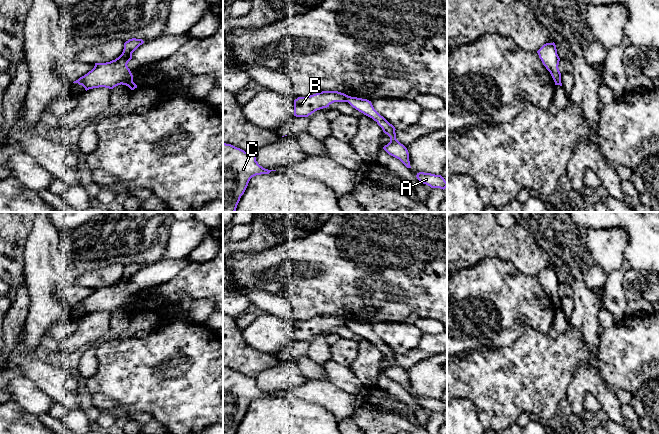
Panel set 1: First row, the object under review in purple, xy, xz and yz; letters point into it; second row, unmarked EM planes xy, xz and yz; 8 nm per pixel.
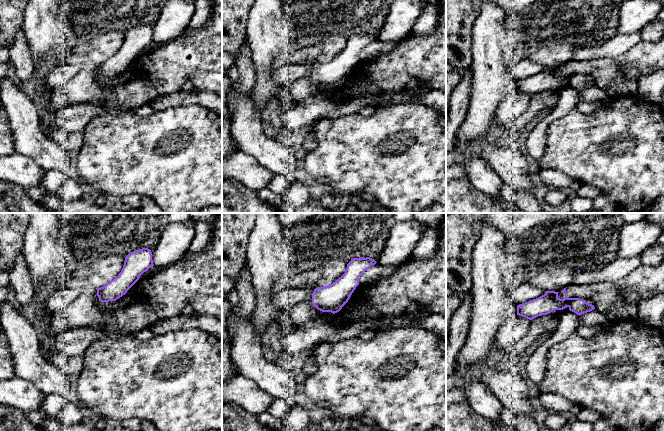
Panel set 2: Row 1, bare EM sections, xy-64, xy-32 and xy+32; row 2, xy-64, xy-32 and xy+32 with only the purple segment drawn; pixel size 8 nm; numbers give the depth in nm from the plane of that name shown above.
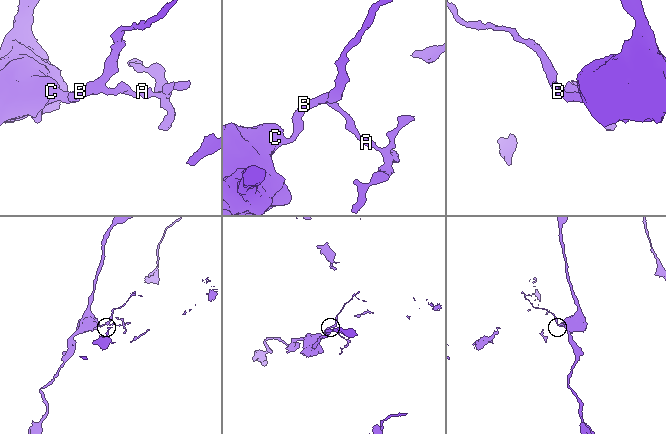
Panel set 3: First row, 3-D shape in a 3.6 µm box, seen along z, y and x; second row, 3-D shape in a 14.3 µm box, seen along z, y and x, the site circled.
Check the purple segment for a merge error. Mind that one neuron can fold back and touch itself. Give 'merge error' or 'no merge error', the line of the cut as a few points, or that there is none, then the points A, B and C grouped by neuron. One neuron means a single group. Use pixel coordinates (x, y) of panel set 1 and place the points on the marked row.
merge error; cut in xy along (130, 72), (121, 83); A / B C

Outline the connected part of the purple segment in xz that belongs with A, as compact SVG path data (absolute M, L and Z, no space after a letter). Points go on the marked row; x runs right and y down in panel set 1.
M419 172L416 177L419 183L426 184L431 188L440 188L444 190L447 187L447 182L441 175Z

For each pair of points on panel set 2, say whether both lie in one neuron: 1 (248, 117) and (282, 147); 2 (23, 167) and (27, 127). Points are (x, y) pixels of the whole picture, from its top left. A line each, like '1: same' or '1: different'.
1: same
2: different

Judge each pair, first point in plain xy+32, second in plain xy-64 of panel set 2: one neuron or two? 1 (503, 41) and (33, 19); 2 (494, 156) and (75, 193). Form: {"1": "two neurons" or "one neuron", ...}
{"1": "one neuron", "2": "two neurons"}

